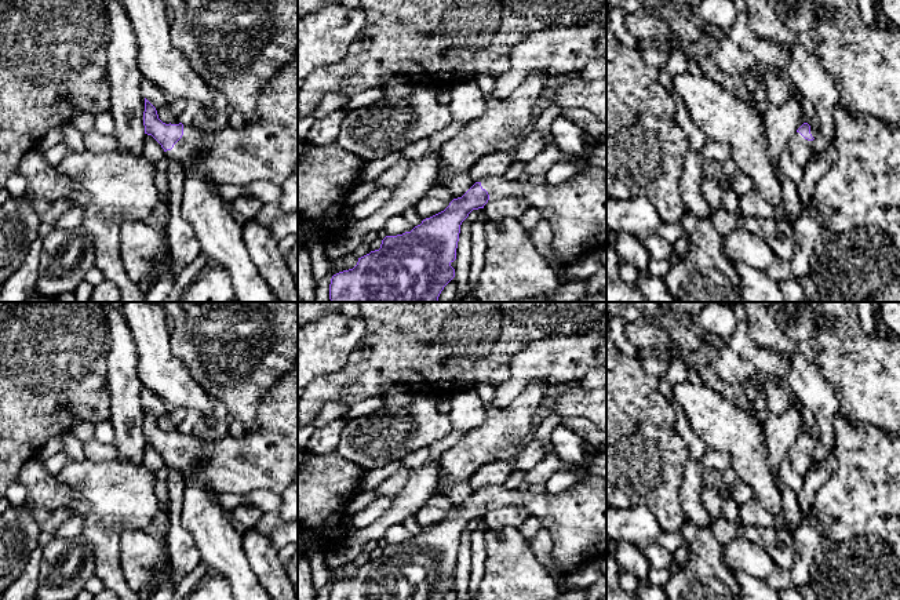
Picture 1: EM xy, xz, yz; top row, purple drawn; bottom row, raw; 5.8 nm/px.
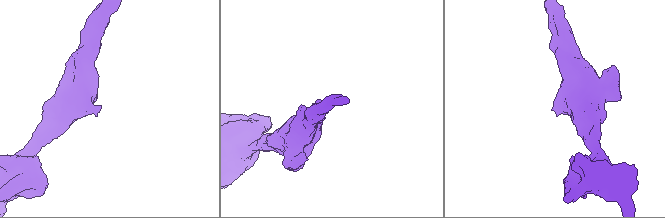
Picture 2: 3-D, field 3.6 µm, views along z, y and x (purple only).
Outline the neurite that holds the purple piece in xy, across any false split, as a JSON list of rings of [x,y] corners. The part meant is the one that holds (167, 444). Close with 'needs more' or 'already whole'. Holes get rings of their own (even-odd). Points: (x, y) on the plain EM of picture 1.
[[[298,361],[281,377],[262,399],[258,410],[258,426],[240,439],[226,436],[221,440],[201,439],[193,432],[163,432],[156,417],[145,407],[145,443],[152,444],[167,466],[185,472],[200,466],[211,487],[221,492],[248,494],[269,490],[281,494],[298,476]]]; needs more

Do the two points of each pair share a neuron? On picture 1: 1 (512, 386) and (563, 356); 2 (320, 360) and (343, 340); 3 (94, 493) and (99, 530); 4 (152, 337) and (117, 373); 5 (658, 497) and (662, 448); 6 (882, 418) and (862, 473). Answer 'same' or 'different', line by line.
1: same
2: same
3: same
4: different
5: same
6: different

